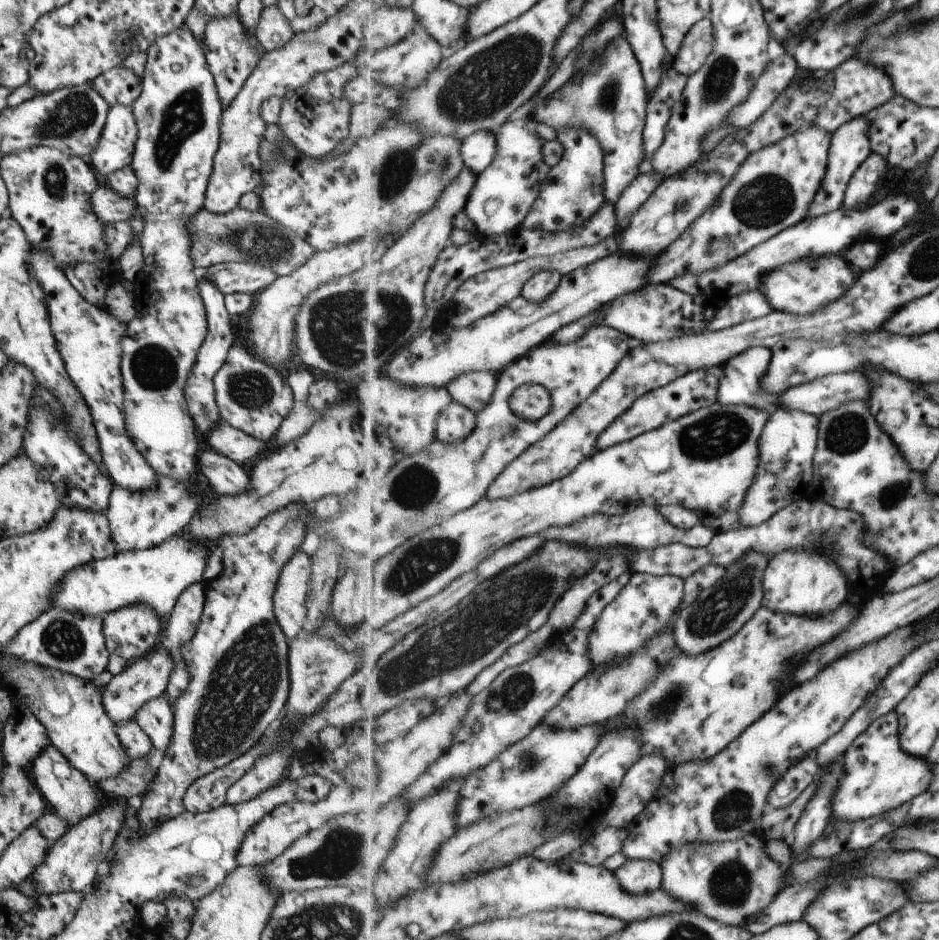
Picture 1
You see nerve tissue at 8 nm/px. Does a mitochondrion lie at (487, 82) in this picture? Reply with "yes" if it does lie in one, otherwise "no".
yes

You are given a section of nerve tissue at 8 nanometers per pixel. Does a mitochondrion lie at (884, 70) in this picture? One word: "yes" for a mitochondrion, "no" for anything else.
no

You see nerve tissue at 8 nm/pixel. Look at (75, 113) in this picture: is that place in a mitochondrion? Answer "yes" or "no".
yes

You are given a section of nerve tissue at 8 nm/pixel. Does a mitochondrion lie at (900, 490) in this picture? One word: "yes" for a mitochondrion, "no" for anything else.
yes

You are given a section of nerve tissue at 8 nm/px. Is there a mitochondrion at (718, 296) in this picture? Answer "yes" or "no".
no

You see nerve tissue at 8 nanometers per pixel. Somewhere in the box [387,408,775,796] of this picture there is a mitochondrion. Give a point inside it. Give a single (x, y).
(720, 608)

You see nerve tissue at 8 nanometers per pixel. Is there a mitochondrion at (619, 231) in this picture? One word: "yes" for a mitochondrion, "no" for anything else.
no

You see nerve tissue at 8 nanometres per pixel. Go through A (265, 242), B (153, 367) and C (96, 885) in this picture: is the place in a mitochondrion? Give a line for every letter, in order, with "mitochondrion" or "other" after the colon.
A: mitochondrion
B: mitochondrion
C: other

